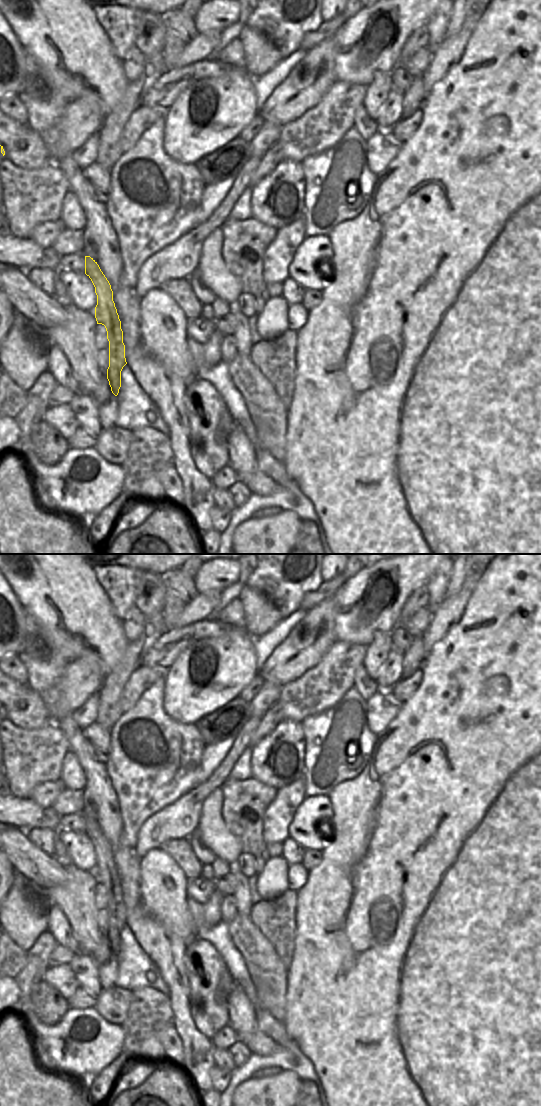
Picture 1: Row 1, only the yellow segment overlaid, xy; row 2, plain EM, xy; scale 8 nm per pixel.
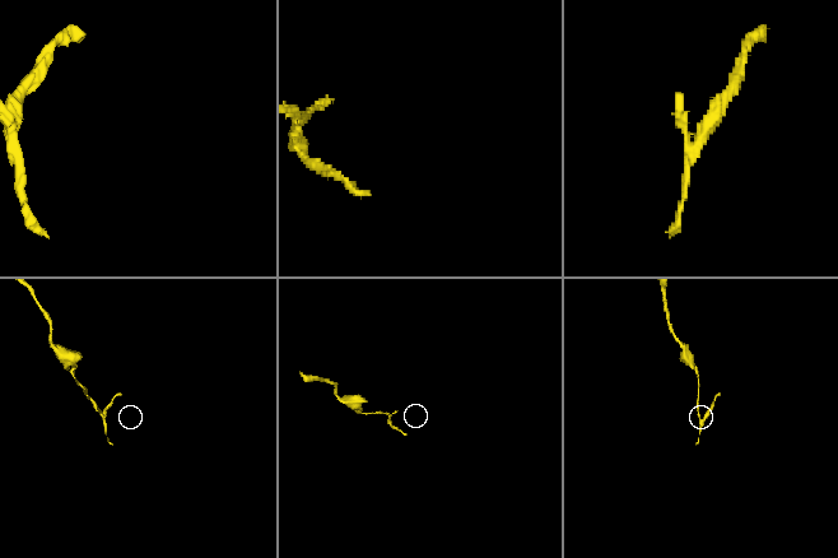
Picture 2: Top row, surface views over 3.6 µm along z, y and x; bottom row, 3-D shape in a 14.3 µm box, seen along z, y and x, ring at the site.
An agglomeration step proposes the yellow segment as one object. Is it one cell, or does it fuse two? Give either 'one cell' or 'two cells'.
two cells

